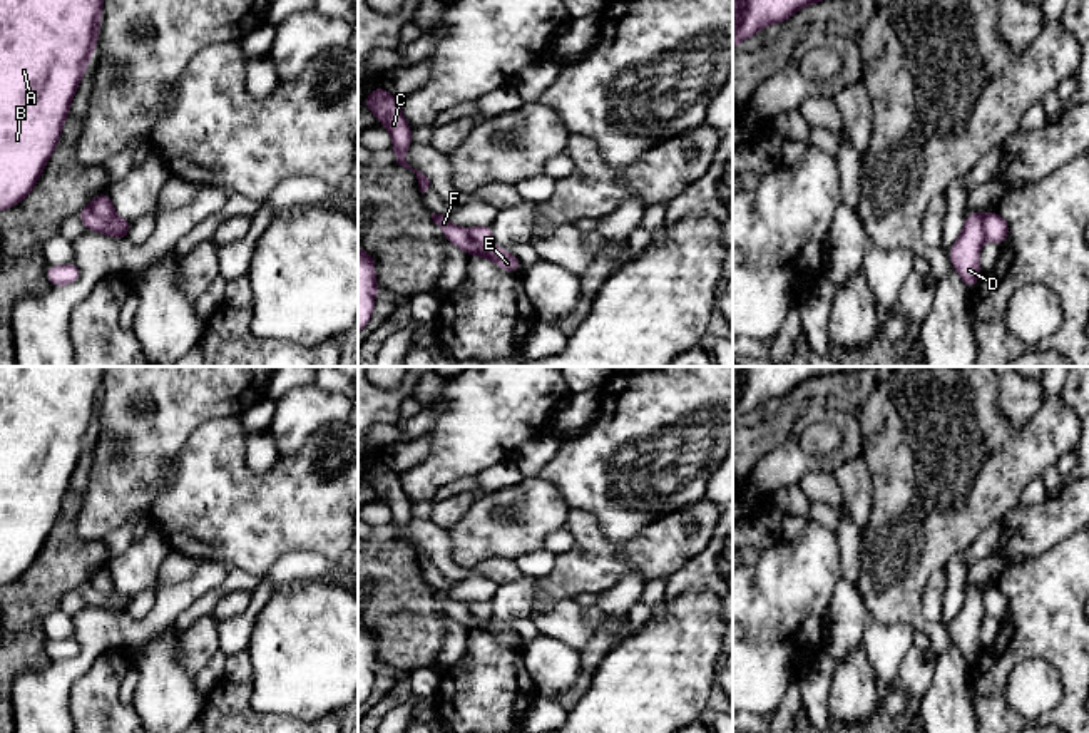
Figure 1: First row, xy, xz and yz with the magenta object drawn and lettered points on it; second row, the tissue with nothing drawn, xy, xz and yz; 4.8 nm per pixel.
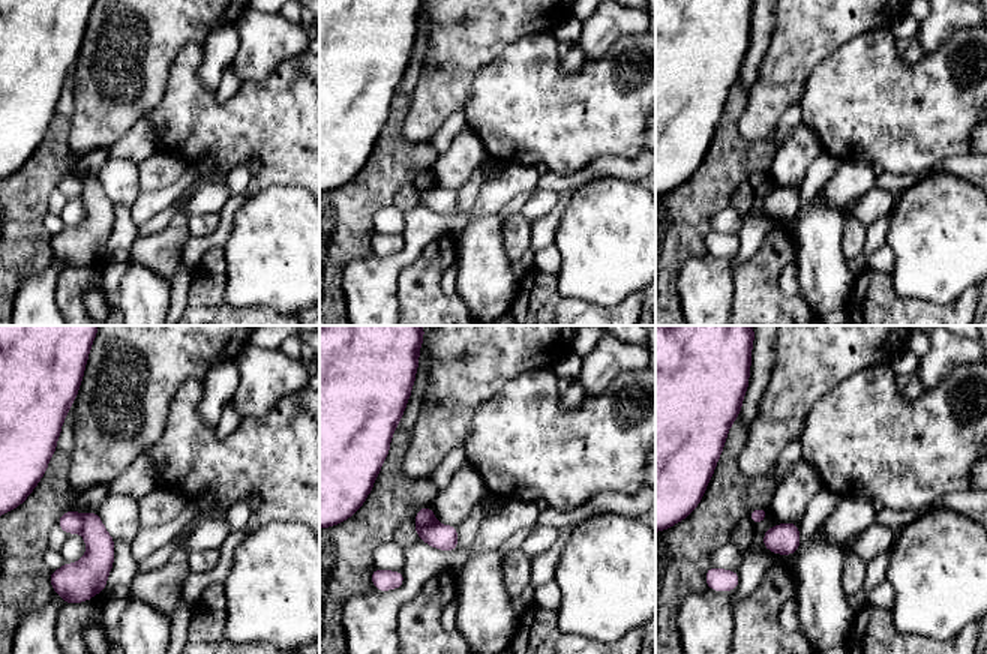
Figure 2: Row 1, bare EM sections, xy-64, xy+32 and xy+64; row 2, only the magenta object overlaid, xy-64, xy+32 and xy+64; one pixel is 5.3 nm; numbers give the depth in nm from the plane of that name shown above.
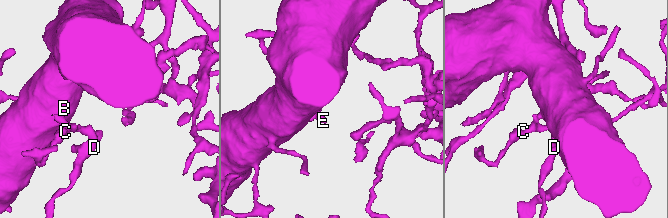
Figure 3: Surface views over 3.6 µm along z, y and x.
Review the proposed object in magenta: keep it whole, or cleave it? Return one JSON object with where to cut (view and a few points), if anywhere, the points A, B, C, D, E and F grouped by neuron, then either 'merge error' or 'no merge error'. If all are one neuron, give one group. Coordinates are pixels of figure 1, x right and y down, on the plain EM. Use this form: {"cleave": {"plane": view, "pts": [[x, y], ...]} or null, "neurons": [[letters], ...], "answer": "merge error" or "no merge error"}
{"cleave": {"plane": "xz", "pts": [[467, 604], [475, 620], [490, 620]]}, "neurons": [["A", "B", "C", "E", "F"], ["D"]], "answer": "merge error"}

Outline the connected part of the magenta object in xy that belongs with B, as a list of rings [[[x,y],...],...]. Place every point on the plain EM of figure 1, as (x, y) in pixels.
[[[0,366],[0,586],[35,562],[94,430],[105,366]]]

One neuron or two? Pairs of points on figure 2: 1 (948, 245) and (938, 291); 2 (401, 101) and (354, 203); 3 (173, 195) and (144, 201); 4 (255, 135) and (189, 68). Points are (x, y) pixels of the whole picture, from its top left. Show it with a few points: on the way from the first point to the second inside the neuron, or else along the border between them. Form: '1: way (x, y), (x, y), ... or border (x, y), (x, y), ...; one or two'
1: way (938, 257), (938, 279); one
2: way (393, 126), (392, 165), (380, 177); one
3: way (165, 197), (152, 201); one
4: way (234, 128), (230, 128), (191, 89); one

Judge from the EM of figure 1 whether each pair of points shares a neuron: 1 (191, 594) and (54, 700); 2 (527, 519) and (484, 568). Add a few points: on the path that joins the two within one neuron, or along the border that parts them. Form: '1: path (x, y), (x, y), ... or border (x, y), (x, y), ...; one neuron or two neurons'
1: path (154, 621), (136, 631), (111, 631), (79, 663); one neuron
2: border (516, 559), (485, 558), (472, 568), (455, 564); two neurons

